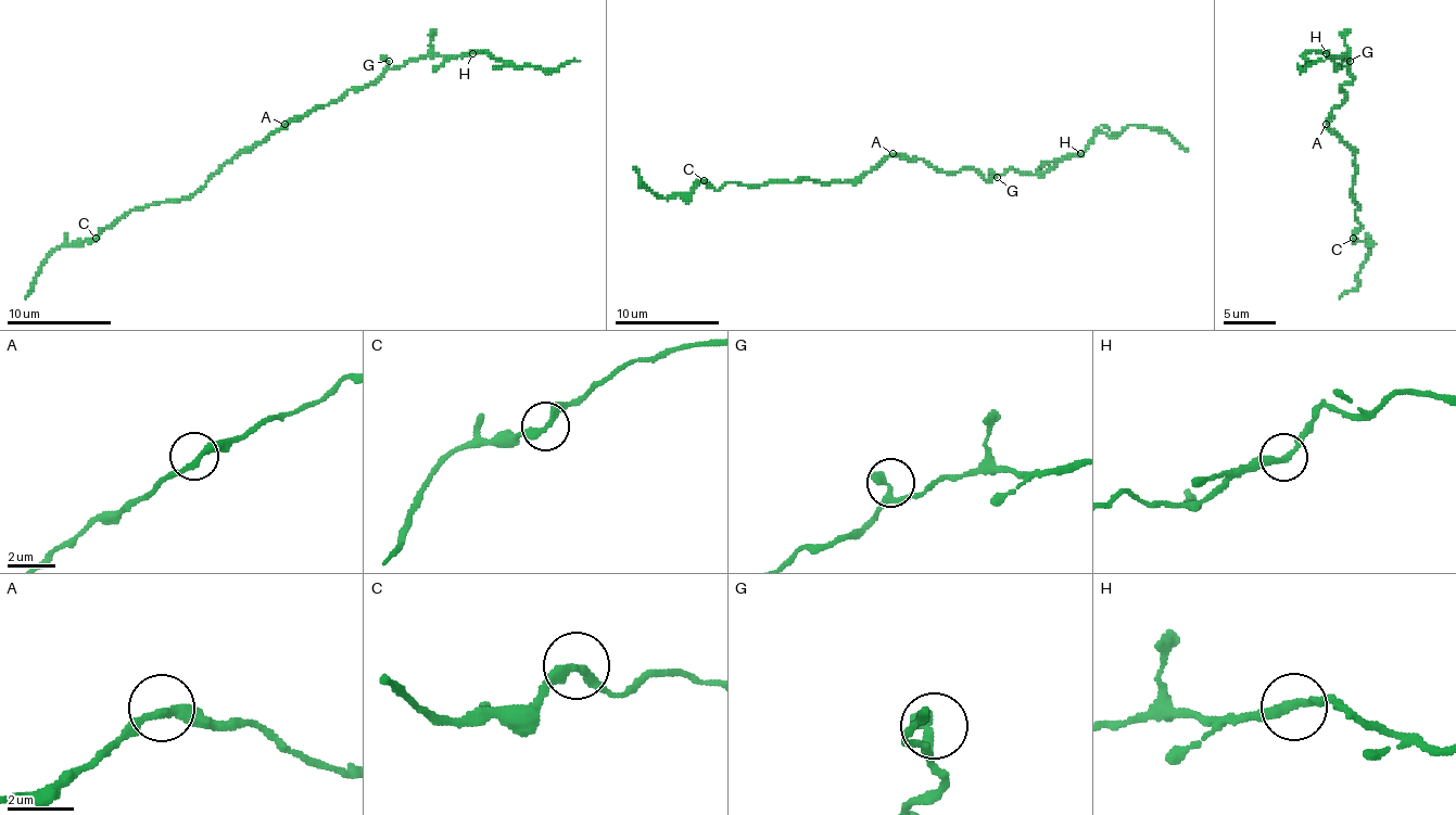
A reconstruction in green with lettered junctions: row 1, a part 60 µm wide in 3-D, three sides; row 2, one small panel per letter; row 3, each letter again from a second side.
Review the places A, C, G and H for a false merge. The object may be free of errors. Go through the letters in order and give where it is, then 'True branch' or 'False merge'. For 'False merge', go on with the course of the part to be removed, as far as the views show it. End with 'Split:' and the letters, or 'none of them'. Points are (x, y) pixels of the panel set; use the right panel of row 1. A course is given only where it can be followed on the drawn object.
A: Place: (1326, 124). True branch
C: Place: (1353, 238). True branch
G: Place: (1350, 61). True branch
H: Place: (1326, 53). True branch
Split: none of them

